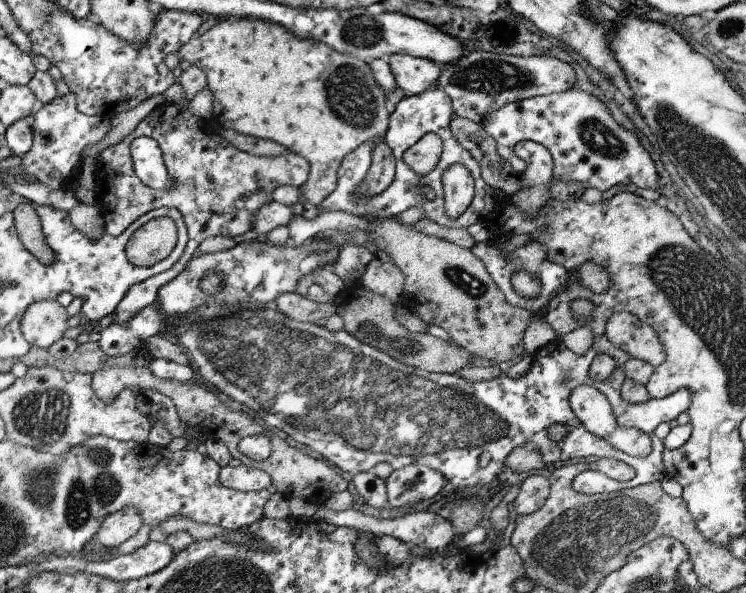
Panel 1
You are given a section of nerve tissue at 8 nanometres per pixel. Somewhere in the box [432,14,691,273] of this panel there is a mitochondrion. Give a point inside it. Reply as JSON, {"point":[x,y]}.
{"point":[485,77]}

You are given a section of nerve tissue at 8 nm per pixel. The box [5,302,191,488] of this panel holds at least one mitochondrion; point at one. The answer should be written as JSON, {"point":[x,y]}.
{"point":[42,415]}

